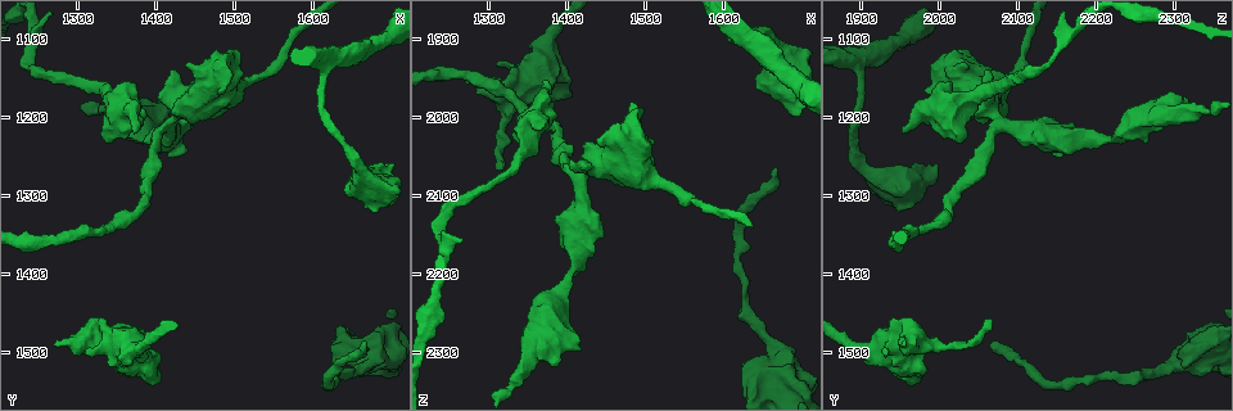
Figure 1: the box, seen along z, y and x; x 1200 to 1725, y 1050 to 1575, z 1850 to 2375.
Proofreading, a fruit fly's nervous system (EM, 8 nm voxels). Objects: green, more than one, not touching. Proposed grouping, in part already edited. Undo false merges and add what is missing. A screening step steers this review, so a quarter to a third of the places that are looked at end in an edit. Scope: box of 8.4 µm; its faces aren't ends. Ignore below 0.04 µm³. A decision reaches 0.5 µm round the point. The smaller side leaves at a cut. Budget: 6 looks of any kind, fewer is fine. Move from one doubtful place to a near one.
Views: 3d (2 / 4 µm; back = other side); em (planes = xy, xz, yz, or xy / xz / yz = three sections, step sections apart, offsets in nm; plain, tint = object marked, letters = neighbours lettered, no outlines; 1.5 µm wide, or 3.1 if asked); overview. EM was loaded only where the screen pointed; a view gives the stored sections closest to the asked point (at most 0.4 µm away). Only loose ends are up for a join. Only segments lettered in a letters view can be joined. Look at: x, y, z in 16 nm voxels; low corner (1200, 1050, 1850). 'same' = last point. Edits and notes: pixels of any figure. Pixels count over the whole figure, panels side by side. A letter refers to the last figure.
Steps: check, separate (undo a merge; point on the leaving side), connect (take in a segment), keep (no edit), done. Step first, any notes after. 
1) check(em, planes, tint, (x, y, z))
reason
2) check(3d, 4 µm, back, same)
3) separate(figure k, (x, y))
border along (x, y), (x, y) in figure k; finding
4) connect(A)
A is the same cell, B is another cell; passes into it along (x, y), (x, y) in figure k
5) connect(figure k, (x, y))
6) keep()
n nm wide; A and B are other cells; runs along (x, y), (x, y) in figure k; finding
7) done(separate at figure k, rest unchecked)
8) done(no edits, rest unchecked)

check(em, planes, letters, (1310, 1500, 1930))
an open end

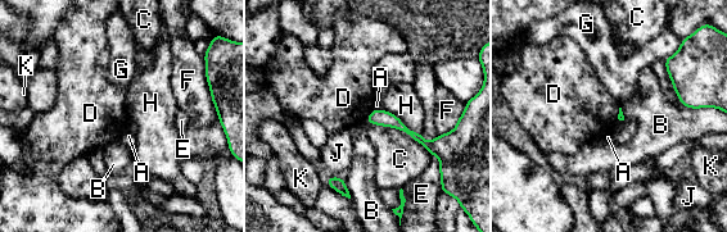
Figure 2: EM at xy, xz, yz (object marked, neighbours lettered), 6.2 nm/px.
keep()
A, B, C, D, E, F, G, H, J and K are other cells; runs along (370, 119), (391, 119), (424, 144), (441, 137) in figure 2; none of them fits

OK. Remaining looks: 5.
check(em, planes, plain, (1405, 1535, 1970))
stops while still wide

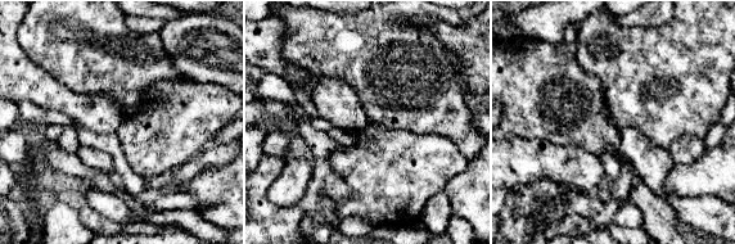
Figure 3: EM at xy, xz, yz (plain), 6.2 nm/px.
check(em, planes, tint, same)
with the object marked

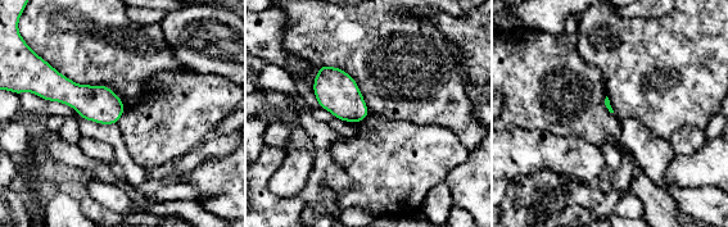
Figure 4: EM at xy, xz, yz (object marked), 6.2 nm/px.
check(em, planes, letters, same)

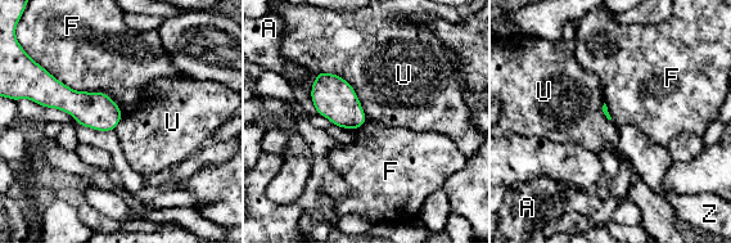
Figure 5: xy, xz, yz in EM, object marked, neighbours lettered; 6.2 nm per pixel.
keep()
A, F, U and Z are other cells; border along (317, 71), (352, 86), (366, 121) in figure 5; none of them fits

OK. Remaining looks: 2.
check(em, planes, letters, (1665, 1495, 2065))

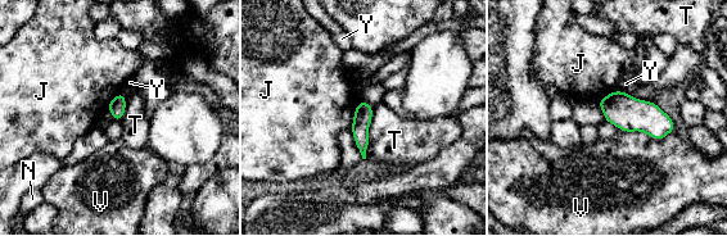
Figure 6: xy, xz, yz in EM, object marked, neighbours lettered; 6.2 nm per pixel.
keep()
J, N, T, V and Y are other cells; border along (374, 107), (365, 157) in figure 6; none of them fits

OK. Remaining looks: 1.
done(no edits, rest unchecked)

